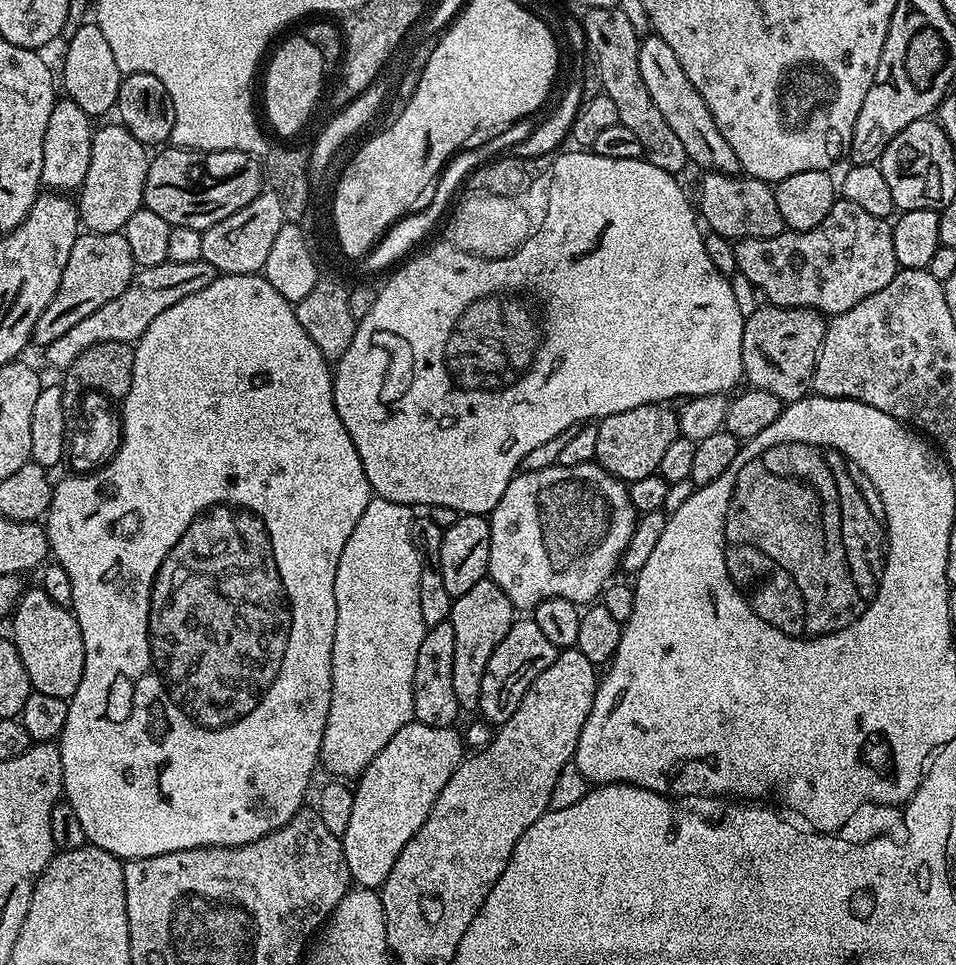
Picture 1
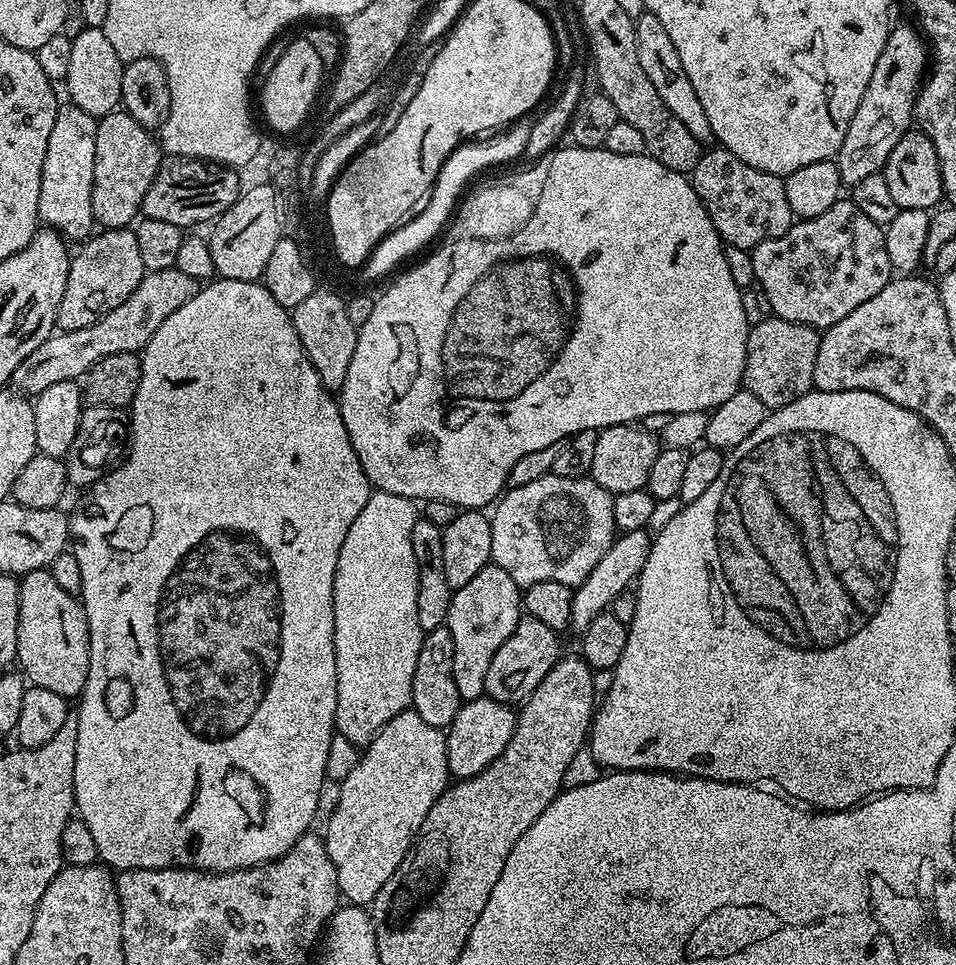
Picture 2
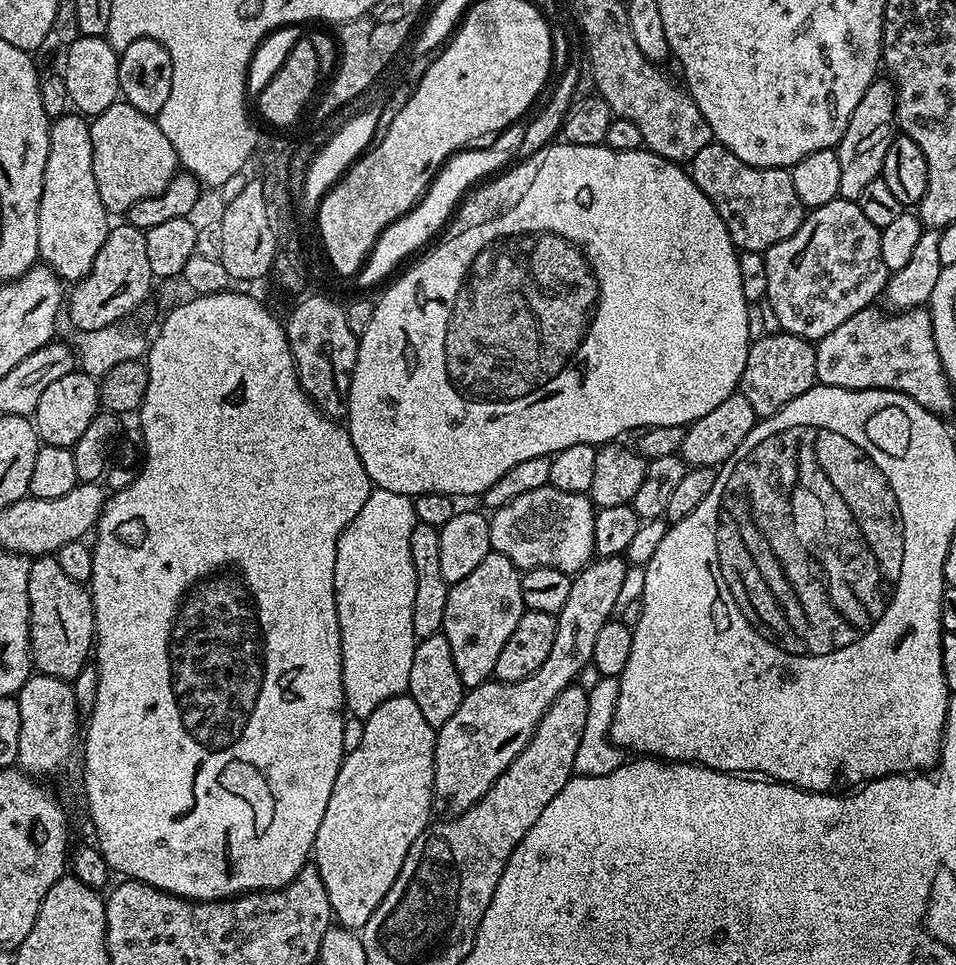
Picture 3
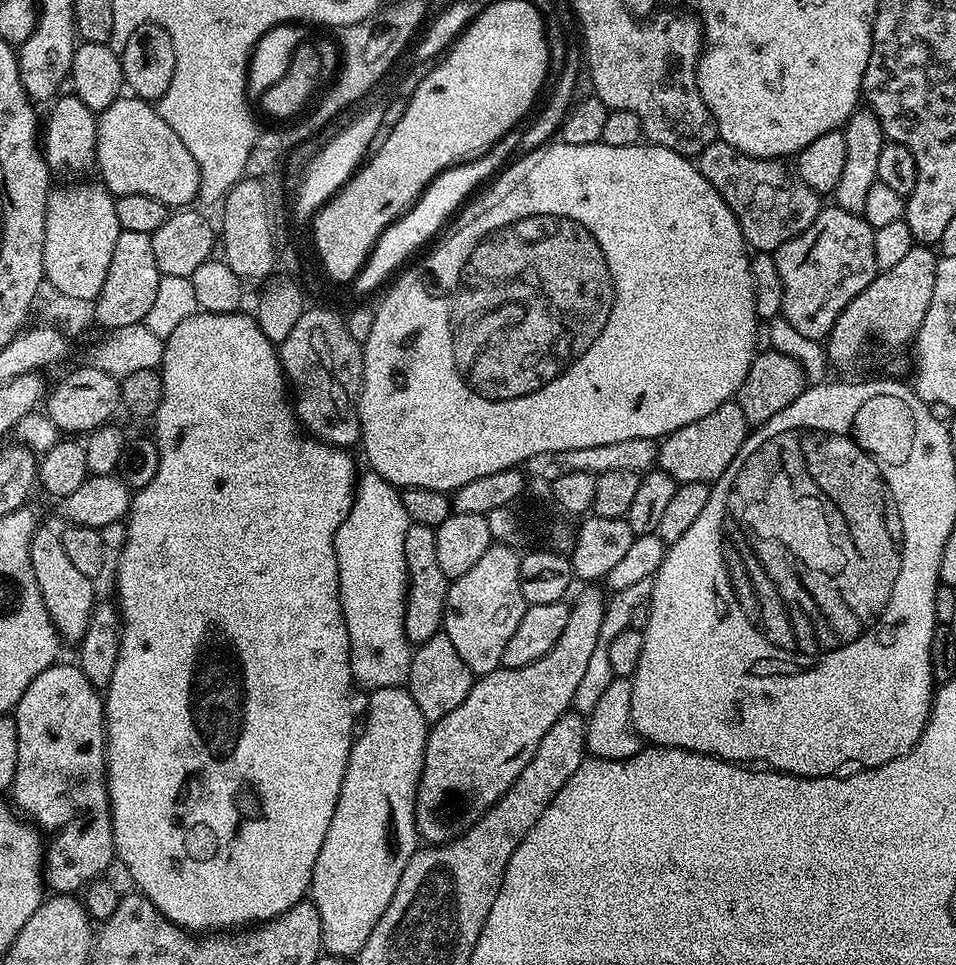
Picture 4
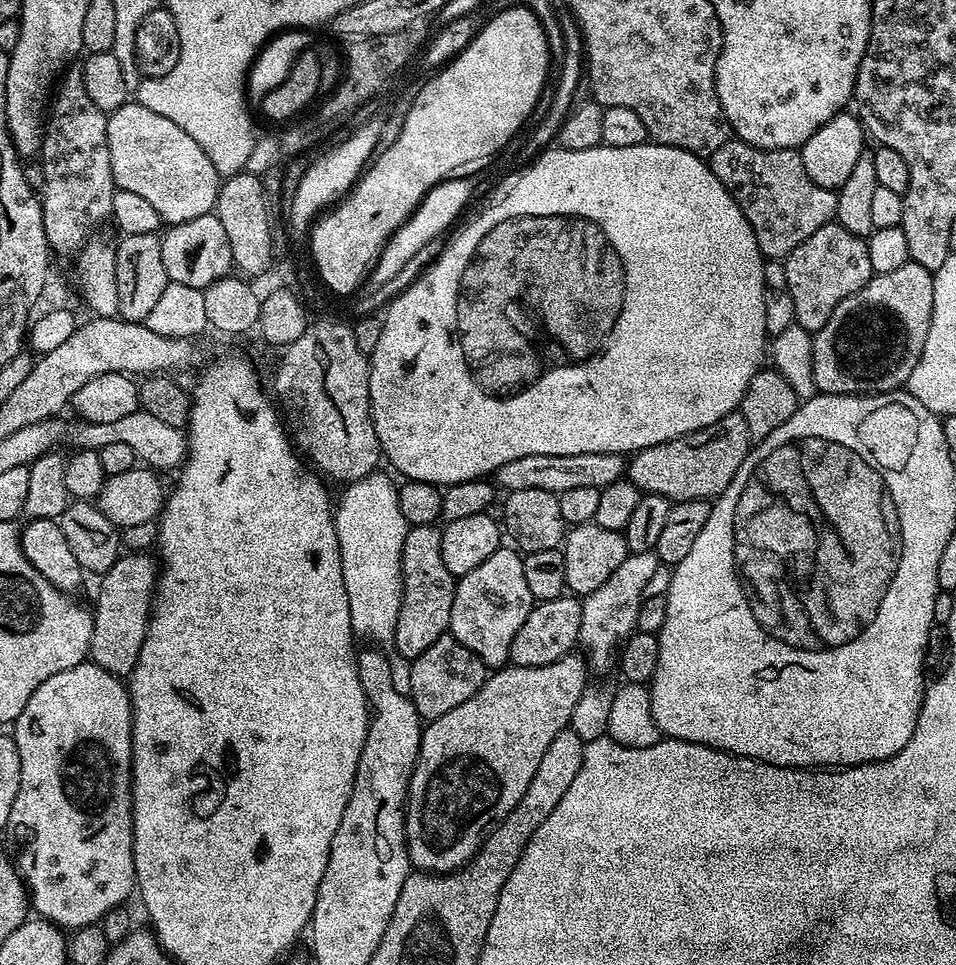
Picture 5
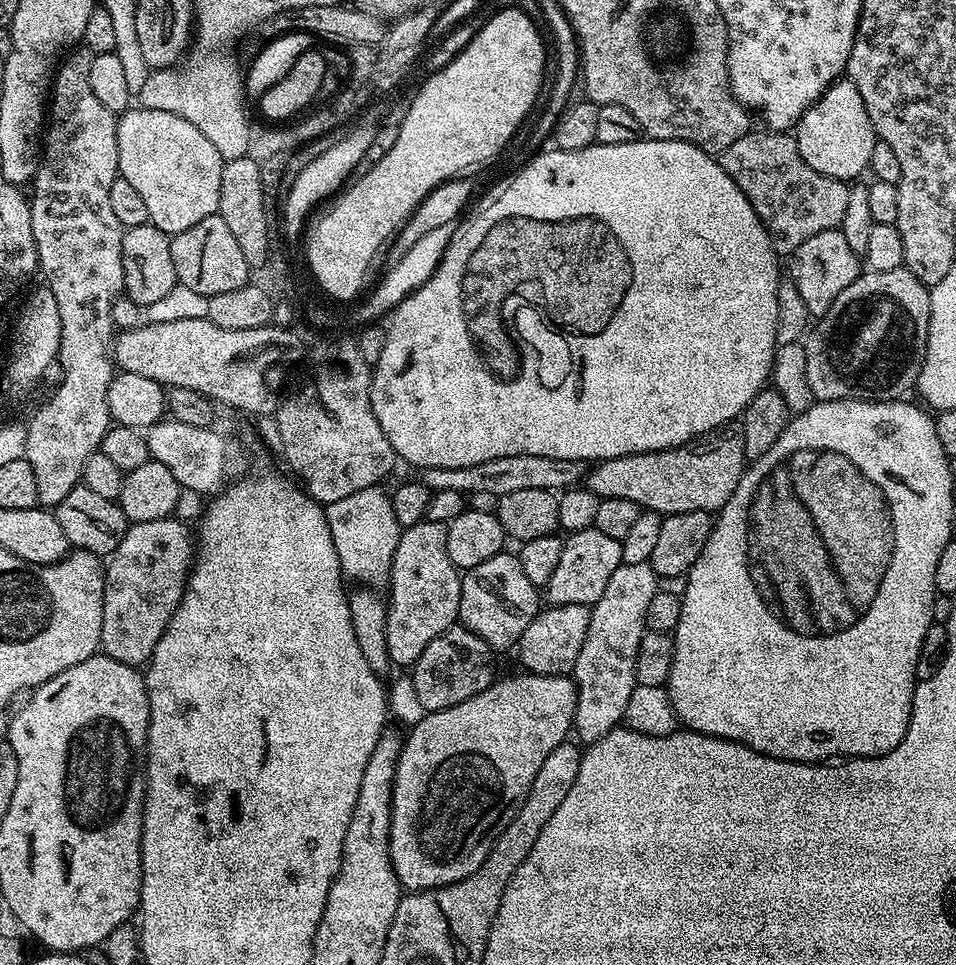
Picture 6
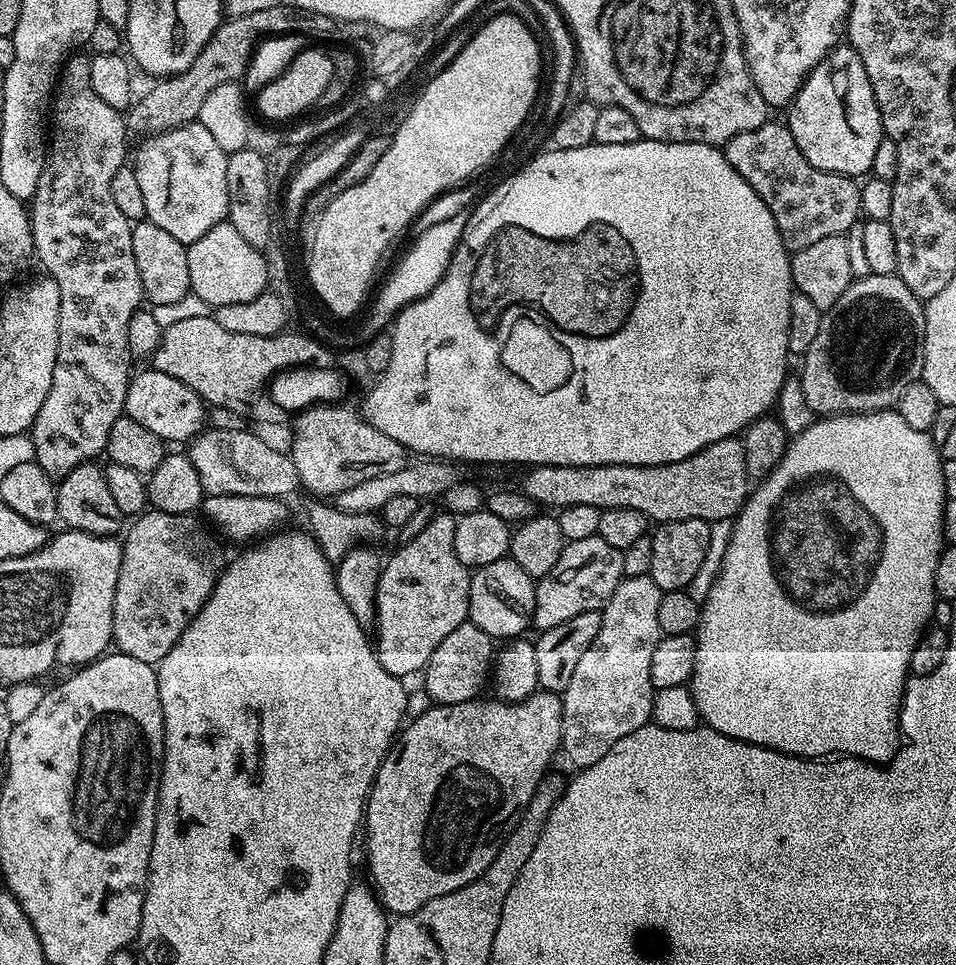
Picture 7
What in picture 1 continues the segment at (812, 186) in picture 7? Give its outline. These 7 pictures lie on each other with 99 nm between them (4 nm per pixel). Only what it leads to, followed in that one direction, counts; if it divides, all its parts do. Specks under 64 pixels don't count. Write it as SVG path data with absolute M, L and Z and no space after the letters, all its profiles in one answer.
M704 172L701 177L698 212L711 231L729 238L777 236L785 231L784 219L778 214L776 194L769 181L731 172Z

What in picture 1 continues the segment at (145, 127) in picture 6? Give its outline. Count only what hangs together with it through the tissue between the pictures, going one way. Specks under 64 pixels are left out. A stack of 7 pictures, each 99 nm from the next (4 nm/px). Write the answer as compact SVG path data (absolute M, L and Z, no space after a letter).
M113 122L105 128L97 127L92 134L90 146L90 170L86 170L86 178L78 190L78 211L80 223L89 232L98 234L110 234L119 232L130 222L130 214L134 214L144 203L144 187L146 186L146 174L148 173L149 149L130 130L126 130L123 124Z

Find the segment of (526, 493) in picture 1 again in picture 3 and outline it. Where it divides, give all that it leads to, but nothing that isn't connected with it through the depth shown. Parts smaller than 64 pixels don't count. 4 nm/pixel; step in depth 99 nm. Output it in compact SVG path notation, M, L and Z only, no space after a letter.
M545 486L530 490L530 494L518 494L518 498L491 513L488 525L492 551L506 554L506 558L521 570L554 566L554 570L578 573L594 559L596 513L591 499L583 492L570 494Z

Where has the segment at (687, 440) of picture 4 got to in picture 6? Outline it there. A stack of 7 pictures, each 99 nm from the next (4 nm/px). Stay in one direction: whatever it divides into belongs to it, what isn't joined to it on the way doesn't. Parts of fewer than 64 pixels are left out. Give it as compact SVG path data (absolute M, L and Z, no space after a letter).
M733 422L677 448L601 460L593 472L591 469L587 473L586 487L601 500L626 498L626 502L634 502L641 510L659 512L661 517L690 510L716 514L730 502L730 494L738 487L745 467L744 430Z

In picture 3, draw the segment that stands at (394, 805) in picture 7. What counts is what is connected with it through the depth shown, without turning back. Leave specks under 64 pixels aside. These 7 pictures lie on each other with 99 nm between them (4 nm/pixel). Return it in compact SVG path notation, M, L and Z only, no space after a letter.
M601 556L599 558L593 559L592 563L587 564L586 567L584 567L580 572L575 573L575 575L572 576L572 585L570 586L570 595L566 597L566 606L562 606L562 610L556 616L556 633L554 634L554 646L550 650L550 658L546 658L546 662L542 662L542 666L538 666L538 670L534 670L534 674L530 674L530 678L522 678L522 682L506 682L505 684L501 682L501 680L493 678L489 680L488 683L483 684L482 686L478 686L477 688L470 688L465 691L464 697L462 698L462 706L458 706L458 710L454 710L454 715L450 717L450 722L446 722L445 724L443 724L442 727L439 728L436 733L436 749L434 750L434 790L432 791L432 795L434 797L435 803L439 805L439 807L441 804L441 806L444 807L446 811L448 811L445 813L459 814L465 812L466 810L470 810L470 806L474 806L476 803L479 802L479 800L483 798L483 796L487 794L488 791L490 791L490 789L494 786L494 782L496 781L496 779L498 779L499 776L501 776L506 770L506 766L510 766L510 762L514 762L514 758L518 758L518 754L522 754L522 750L530 742L530 738L534 734L534 730L538 726L538 722L546 714L546 710L554 702L554 698L558 698L558 694L562 694L562 690L566 690L570 685L573 684L573 682L577 679L577 676L584 667L591 665L592 655L594 654L594 642L597 640L597 635L599 632L601 632L603 624L607 622L607 620L613 619L614 613L617 611L616 603L618 602L618 594L621 593L622 582L625 581L626 572L629 568L629 565L630 564L628 560L625 559L624 556Z

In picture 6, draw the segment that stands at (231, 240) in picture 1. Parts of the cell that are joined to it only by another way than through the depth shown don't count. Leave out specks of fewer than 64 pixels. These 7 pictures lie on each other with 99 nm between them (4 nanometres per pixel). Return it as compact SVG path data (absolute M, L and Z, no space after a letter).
M248 156L224 161L218 214L224 219L226 226L230 226L230 234L234 234L249 269L260 270L267 262L271 250L268 231L270 214L263 206L260 162L252 161Z

